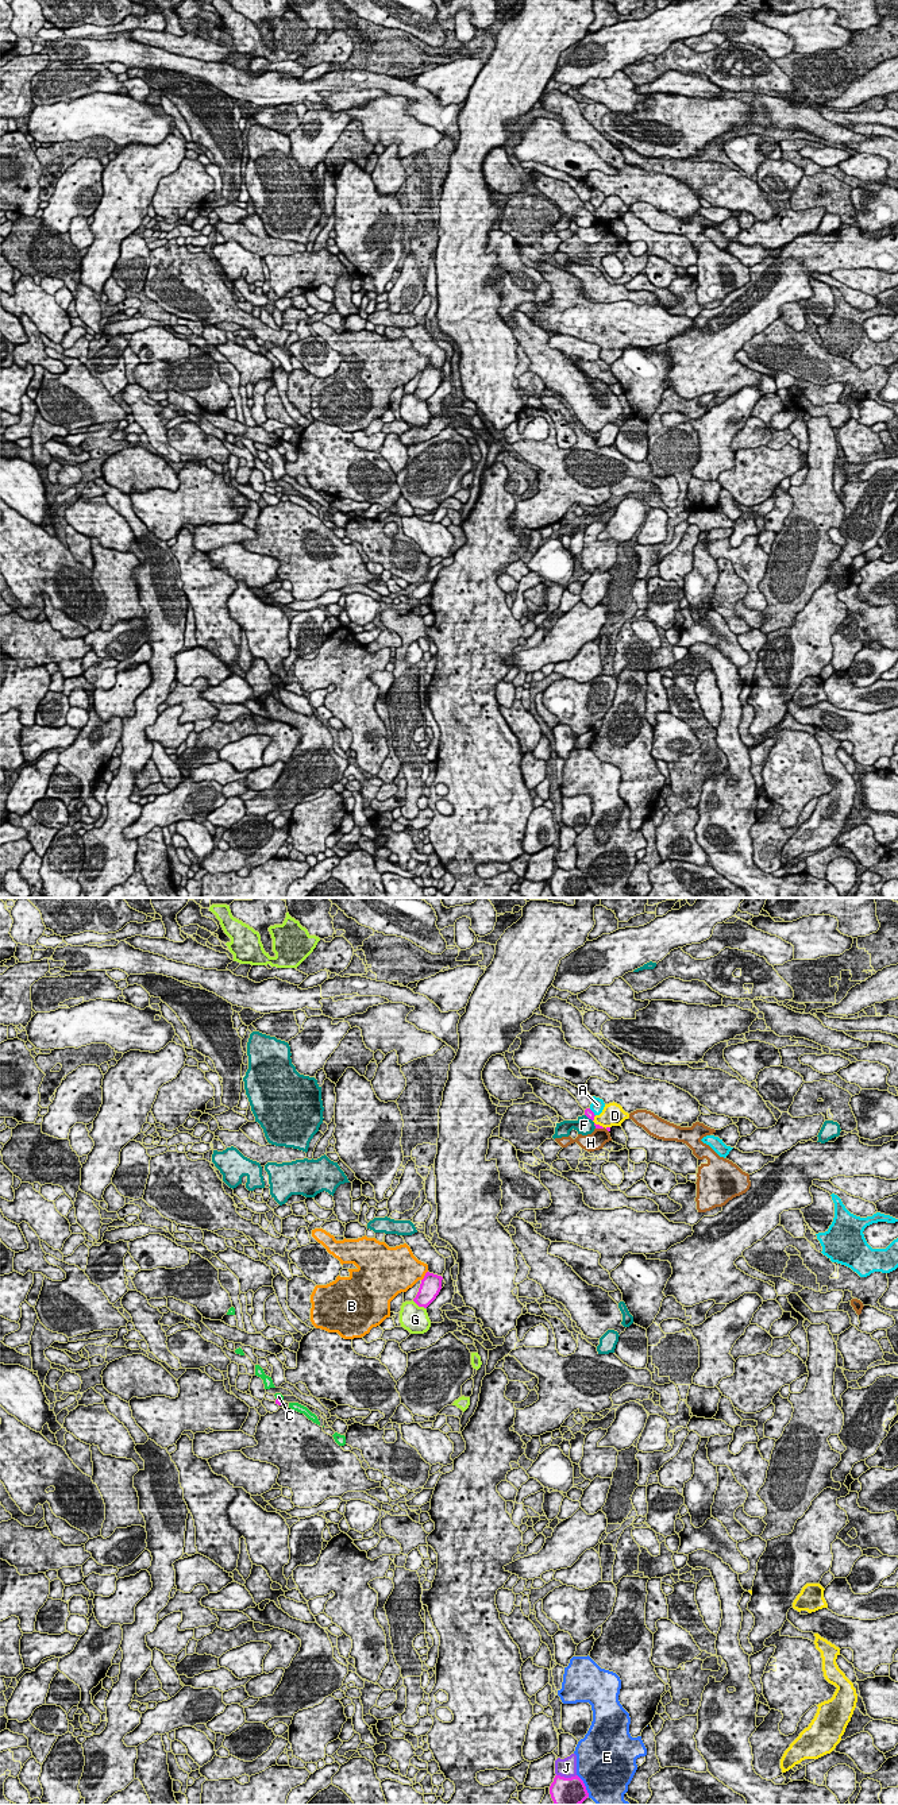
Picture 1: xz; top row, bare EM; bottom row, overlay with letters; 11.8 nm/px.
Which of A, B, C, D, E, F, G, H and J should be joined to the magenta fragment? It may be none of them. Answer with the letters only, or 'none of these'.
none of these

